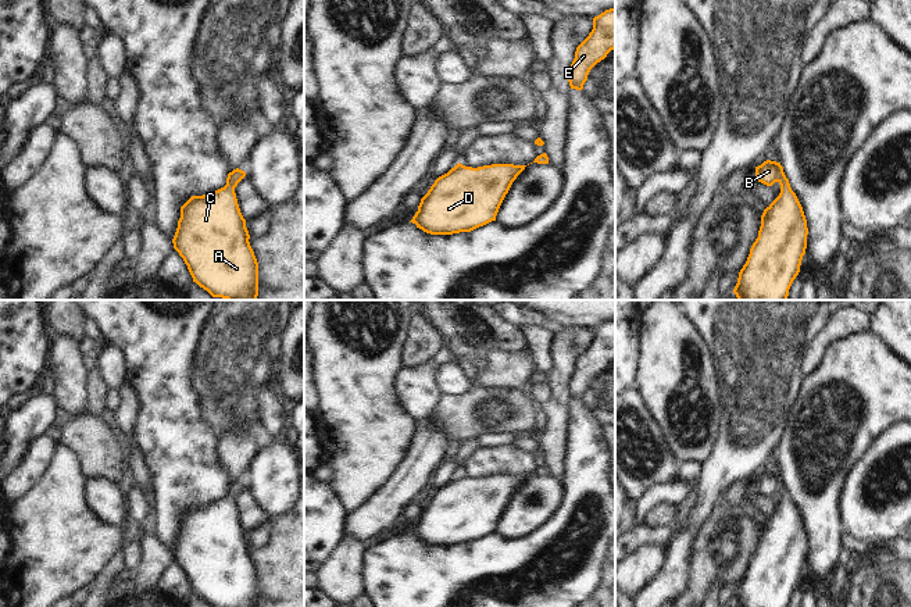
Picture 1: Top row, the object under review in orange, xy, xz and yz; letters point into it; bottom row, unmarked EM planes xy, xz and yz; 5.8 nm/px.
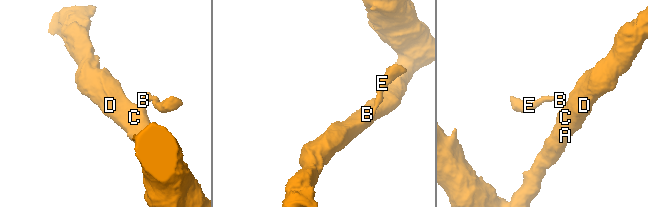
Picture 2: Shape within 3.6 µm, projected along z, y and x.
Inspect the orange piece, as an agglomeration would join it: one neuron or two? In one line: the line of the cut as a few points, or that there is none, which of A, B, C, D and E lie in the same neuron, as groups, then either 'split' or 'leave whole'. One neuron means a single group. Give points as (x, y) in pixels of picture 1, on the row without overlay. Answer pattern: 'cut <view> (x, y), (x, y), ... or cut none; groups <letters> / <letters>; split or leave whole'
cut none; groups A B C D E; leave whole

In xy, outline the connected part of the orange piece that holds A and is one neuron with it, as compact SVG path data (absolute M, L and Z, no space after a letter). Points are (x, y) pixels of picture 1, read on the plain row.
M236 479L228 485L226 496L203 507L192 507L181 518L181 529L172 550L174 560L183 569L200 599L211 607L258 607L258 574L250 557L235 499L246 488Z

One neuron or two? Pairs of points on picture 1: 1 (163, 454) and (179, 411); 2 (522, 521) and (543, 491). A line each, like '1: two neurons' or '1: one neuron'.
1: one neuron
2: one neuron

